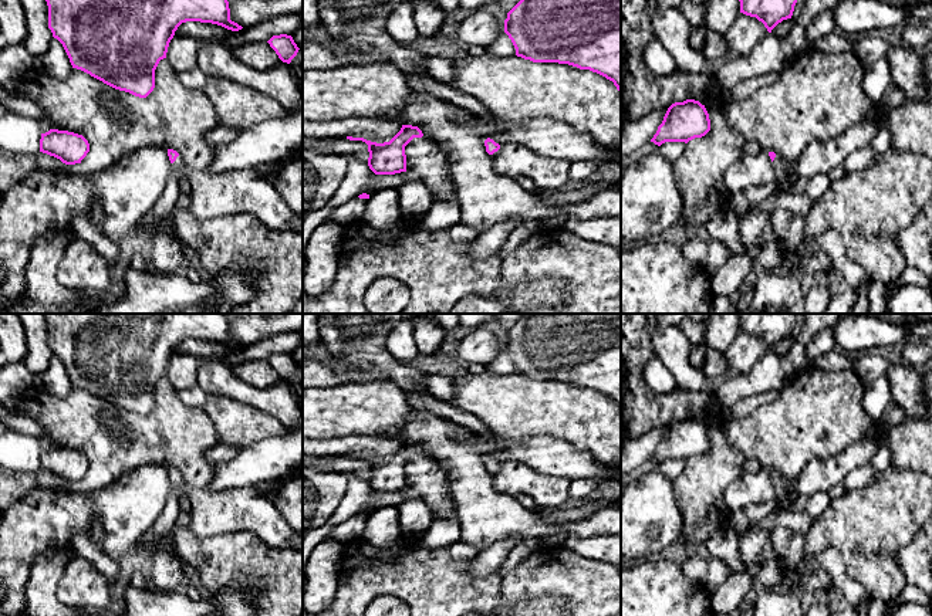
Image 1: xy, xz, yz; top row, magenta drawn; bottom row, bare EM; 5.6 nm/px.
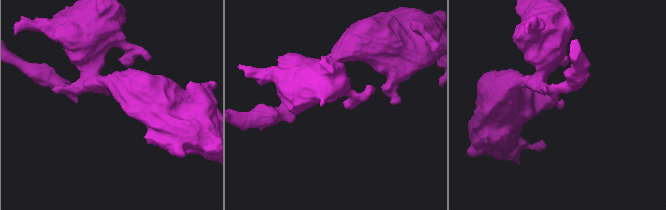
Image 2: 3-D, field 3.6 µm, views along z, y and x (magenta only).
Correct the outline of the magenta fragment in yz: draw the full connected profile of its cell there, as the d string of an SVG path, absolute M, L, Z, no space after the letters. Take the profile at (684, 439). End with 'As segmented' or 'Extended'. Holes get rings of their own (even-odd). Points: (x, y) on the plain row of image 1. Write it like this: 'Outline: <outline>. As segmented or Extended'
Outline: M686 417L672 422L656 451L651 457L661 464L665 460L685 460L702 456L710 449L709 431L699 419Z. As segmented

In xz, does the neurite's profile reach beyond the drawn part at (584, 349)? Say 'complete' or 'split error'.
complete

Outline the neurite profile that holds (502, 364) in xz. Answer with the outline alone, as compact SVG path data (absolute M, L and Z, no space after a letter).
M502 351L490 363L486 365L486 372L507 375L516 373L516 366L506 351Z

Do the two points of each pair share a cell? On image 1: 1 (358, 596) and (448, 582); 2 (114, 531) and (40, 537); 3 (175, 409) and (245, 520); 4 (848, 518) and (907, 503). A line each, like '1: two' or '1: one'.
1: one
2: one
3: one
4: one

